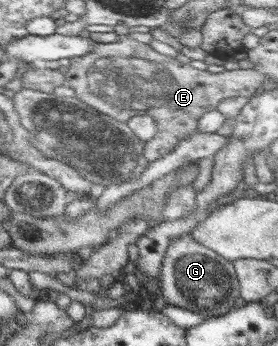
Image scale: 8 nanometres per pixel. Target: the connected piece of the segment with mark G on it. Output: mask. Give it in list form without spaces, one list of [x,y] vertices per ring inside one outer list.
[[[190,233],[168,241],[158,278],[160,293],[166,304],[198,313],[205,318],[224,315],[239,297],[237,277],[231,262],[196,243]]]

